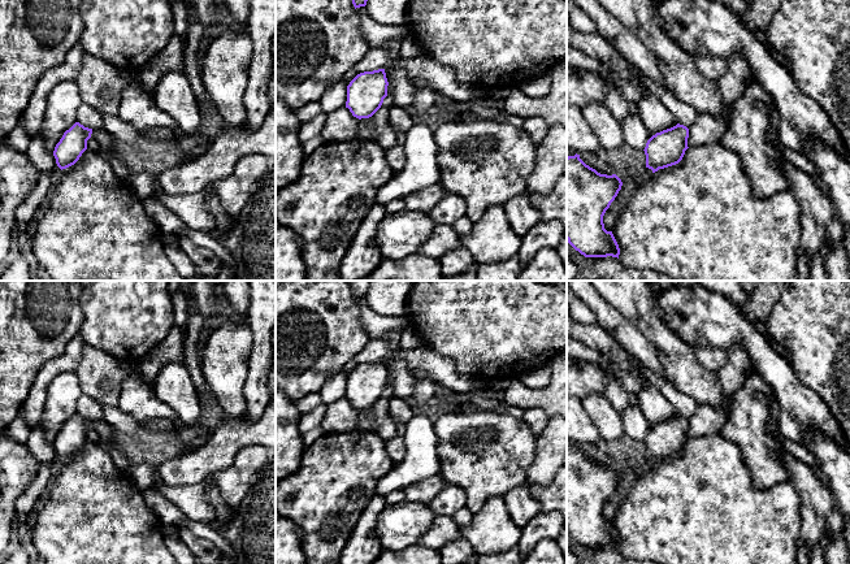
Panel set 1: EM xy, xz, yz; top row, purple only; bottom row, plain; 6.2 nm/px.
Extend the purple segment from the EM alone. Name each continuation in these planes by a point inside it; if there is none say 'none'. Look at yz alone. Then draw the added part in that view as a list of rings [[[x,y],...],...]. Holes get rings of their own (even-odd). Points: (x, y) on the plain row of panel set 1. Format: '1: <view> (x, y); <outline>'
none

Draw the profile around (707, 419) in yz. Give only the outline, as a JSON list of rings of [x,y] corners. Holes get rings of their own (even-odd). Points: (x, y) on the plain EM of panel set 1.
[[[699,405],[689,418],[688,438],[720,434],[724,422],[725,417],[721,405]]]

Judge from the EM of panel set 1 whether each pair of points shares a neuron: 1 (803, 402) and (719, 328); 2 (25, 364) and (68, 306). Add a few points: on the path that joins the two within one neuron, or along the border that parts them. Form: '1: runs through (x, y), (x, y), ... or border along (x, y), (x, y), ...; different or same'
1: runs through (781, 378), (763, 359), (760, 351), (742, 333); same
2: runs through (25, 350), (53, 320); same

